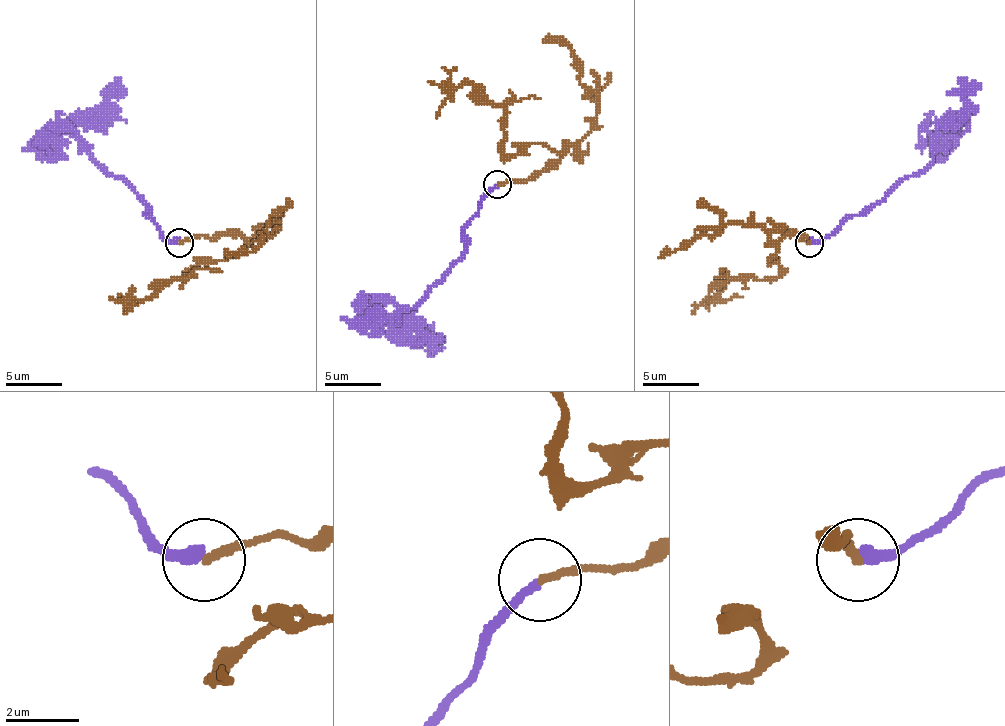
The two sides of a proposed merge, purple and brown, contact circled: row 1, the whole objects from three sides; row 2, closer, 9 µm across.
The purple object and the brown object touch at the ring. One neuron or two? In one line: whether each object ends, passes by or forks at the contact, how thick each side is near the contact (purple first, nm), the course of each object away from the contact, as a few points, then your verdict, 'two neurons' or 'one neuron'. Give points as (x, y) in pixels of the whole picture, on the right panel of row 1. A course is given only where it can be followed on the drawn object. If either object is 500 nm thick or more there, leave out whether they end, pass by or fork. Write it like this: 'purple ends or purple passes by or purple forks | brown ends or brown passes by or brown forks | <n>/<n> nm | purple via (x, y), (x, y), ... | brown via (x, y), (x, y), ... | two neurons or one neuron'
purple ends | brown ends | 260/220 nm | purple via (809, 243), (832, 235), (854, 215), (866, 215), (933, 159), (933, 142), (969, 106), (961, 78) | brown via (809, 243), (787, 235), (767, 260), (779, 274), (728, 277), (708, 294), (708, 299), (742, 296) | two neurons

